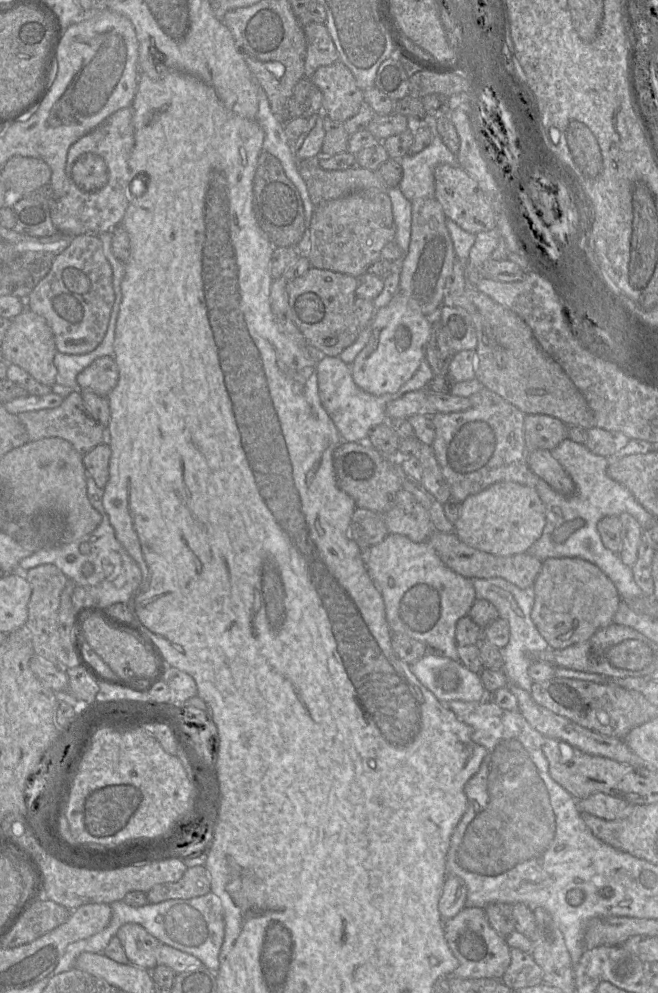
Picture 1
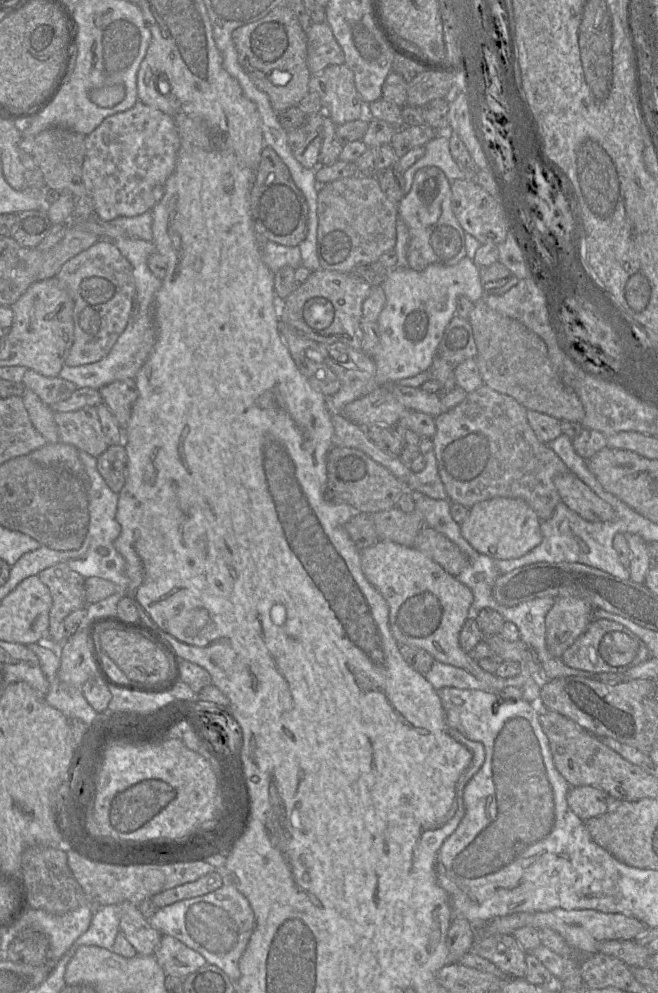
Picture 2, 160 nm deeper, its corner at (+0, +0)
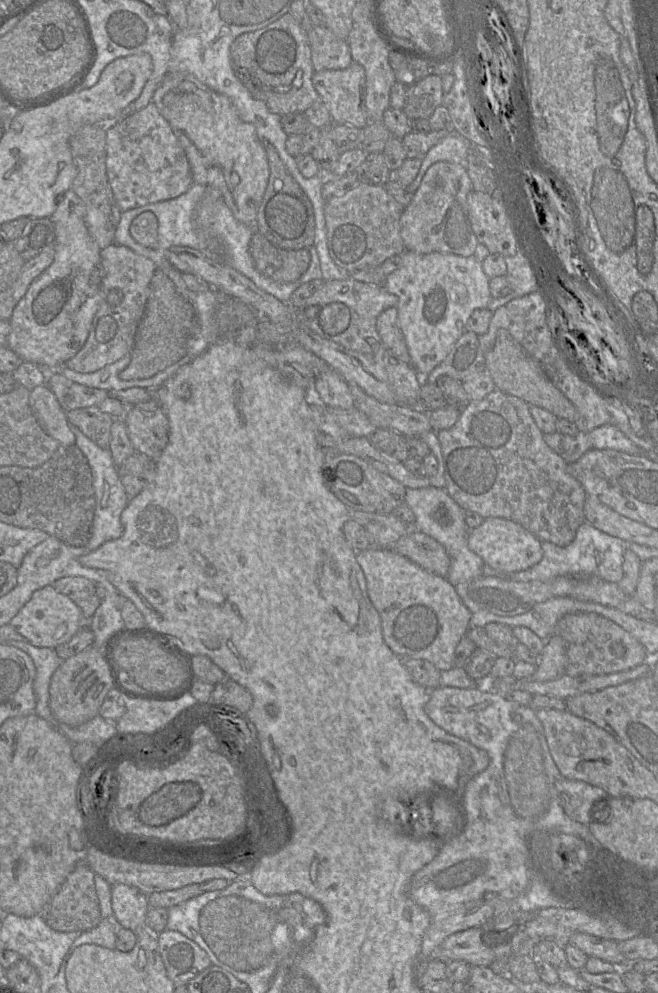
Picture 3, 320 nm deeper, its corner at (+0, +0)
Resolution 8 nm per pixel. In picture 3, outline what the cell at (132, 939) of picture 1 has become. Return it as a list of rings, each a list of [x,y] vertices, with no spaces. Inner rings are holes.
[[[126,884],[112,886],[112,909],[118,927],[135,931],[146,926],[149,908],[148,894],[137,887]]]

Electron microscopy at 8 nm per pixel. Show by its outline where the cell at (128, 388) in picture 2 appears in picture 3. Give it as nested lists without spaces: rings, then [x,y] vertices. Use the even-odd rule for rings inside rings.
[[[155,398],[135,405],[123,418],[135,452],[156,461],[168,443],[169,423]]]

